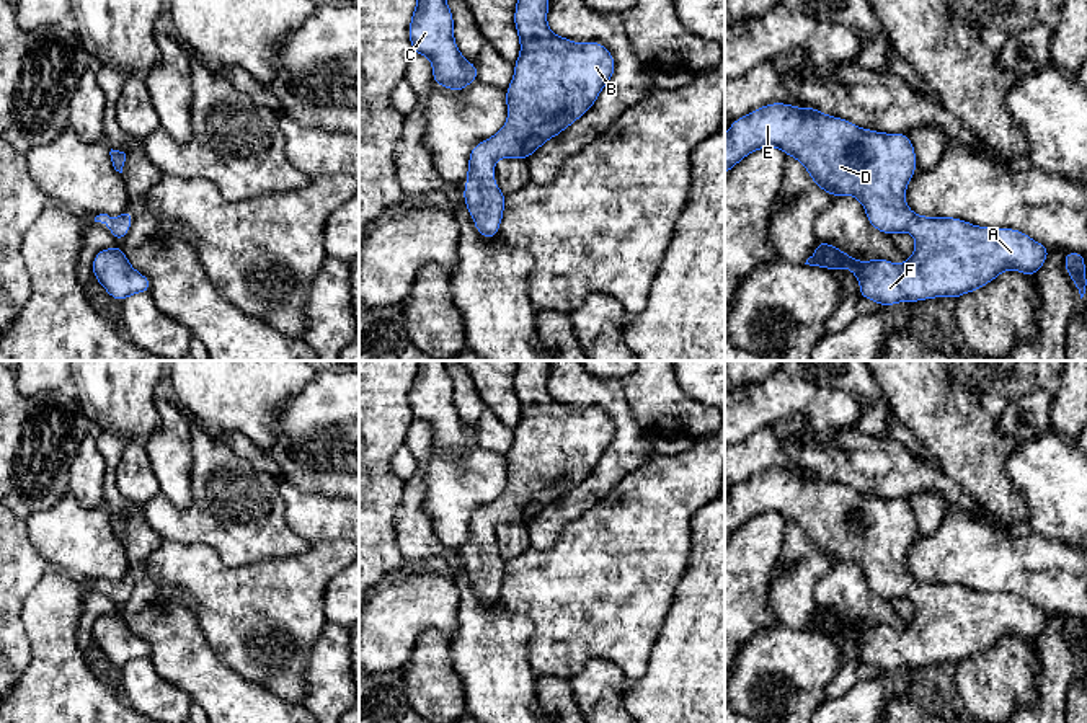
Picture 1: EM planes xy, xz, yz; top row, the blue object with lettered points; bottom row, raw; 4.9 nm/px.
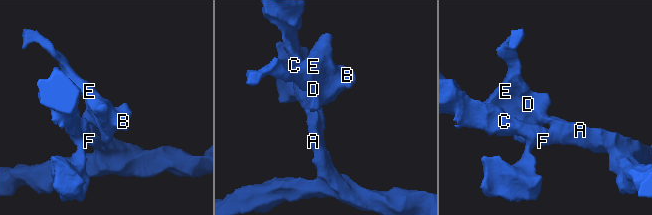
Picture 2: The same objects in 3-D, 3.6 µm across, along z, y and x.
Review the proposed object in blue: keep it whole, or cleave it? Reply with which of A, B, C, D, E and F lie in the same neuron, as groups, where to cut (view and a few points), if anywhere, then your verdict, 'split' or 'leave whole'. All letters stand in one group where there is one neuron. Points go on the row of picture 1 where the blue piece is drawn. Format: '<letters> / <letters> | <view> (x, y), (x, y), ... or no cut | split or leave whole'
A B C D E F | no cut | leave whole

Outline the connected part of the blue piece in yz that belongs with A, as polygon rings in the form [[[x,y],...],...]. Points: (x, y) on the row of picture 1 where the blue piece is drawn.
[[[770,103],[731,122],[725,134],[725,175],[765,147],[796,158],[831,197],[855,196],[878,232],[912,233],[916,250],[904,264],[885,258],[862,263],[821,240],[805,263],[850,269],[860,282],[859,297],[881,307],[935,297],[956,300],[1005,269],[1033,277],[1051,251],[1017,228],[916,215],[904,199],[917,163],[907,134],[862,129],[811,106]]]

